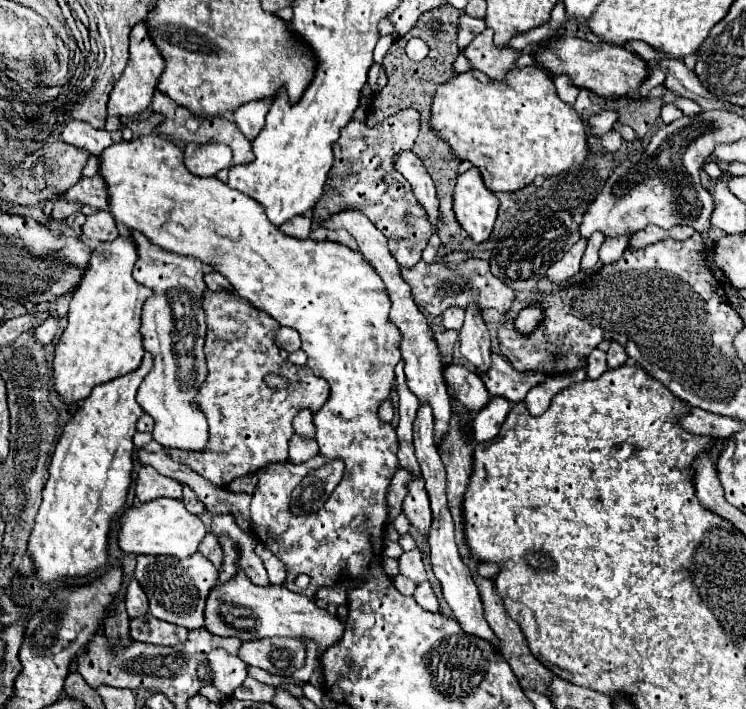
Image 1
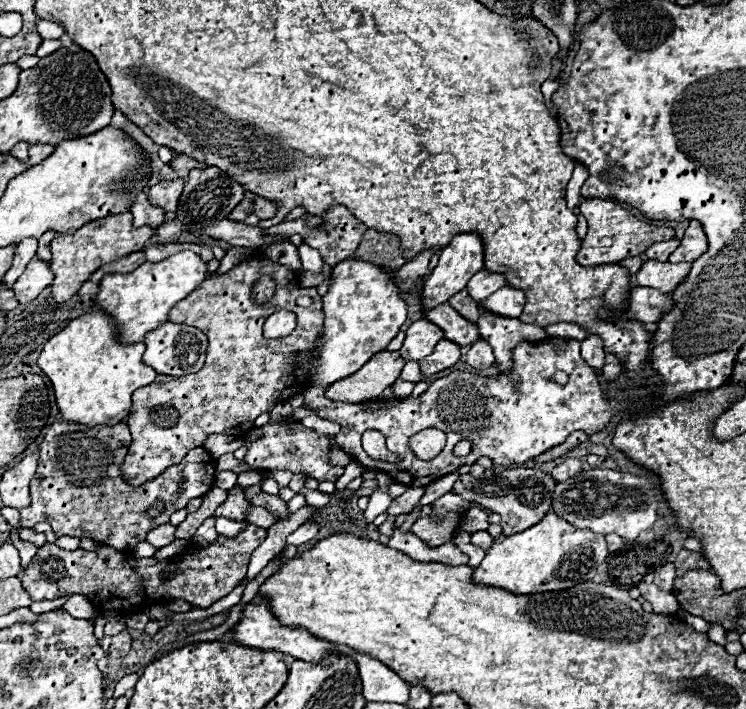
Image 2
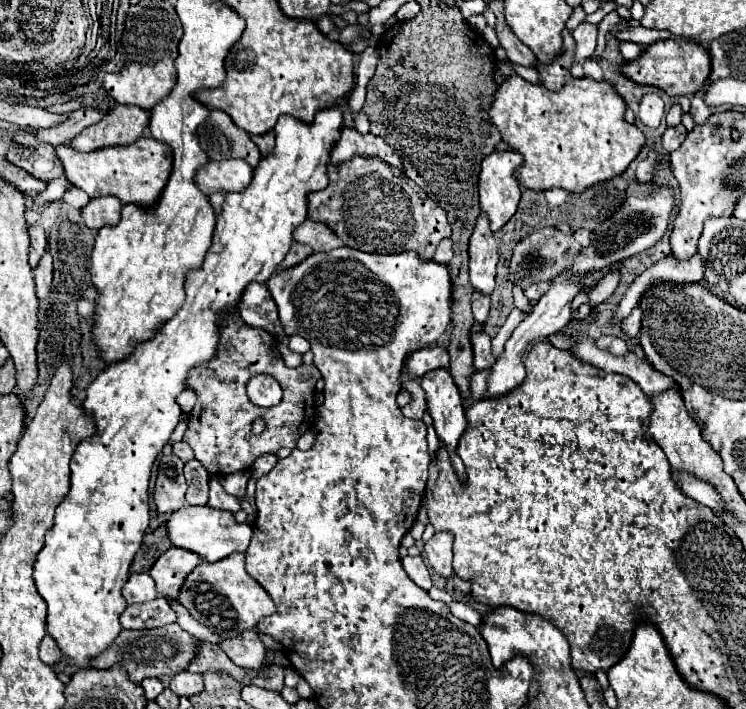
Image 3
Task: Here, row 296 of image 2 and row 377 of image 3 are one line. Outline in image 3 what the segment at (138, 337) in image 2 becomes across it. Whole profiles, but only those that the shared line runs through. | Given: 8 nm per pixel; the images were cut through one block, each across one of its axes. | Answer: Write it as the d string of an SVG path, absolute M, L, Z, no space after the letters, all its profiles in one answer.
M338 106L316 112L312 124L296 120L294 116L278 118L274 126L276 146L254 168L248 188L224 194L222 212L216 216L212 246L208 248L202 266L186 274L186 300L180 310L156 332L154 340L136 346L130 358L108 366L86 388L82 410L84 414L92 414L96 434L82 440L70 460L70 492L56 508L54 526L48 532L46 546L40 550L34 564L34 584L47 606L47 633L56 640L62 656L68 660L58 664L56 670L72 676L76 670L84 668L92 656L98 656L102 648L108 646L122 630L118 618L128 606L122 596L122 588L130 576L128 570L132 558L140 548L150 518L148 480L156 456L162 452L180 420L182 410L176 404L176 396L184 390L184 376L188 376L188 368L208 362L216 354L220 330L216 320L224 318L228 308L236 308L244 288L250 282L266 282L288 254L294 228L306 220L308 194L328 186L328 156L336 140L340 140L342 126L342 112Z

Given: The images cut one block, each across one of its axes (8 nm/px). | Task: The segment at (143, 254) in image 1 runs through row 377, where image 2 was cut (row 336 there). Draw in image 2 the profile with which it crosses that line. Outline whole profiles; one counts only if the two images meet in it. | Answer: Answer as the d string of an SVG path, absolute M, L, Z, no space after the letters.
M168 322L152 332L146 334L144 338L146 344L146 352L144 352L144 364L152 366L158 374L168 374L168 376L186 376L190 372L196 372L202 368L204 360L206 360L206 346L208 340L204 336L204 332L196 330L194 326L186 326L186 324L174 324Z

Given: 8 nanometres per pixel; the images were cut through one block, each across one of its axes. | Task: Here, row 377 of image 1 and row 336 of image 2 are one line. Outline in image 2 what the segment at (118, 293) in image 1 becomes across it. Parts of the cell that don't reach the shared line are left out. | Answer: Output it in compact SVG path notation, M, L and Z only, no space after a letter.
M92 310L68 322L68 326L52 336L40 352L38 366L52 380L56 402L64 420L86 426L122 422L132 408L132 392L152 384L156 370L142 362L144 344L118 342L118 324L104 310Z

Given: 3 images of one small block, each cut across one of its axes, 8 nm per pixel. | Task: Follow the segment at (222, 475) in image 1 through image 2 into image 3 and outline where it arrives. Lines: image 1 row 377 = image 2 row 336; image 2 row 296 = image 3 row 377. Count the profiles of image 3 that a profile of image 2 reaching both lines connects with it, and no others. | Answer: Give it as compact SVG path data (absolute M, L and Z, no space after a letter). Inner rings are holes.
M236 310L220 322L220 340L216 356L188 372L186 388L196 392L196 404L188 418L184 442L194 450L196 460L210 476L246 472L262 454L274 454L278 448L296 448L298 438L314 426L314 386L320 374L314 364L288 368L278 352L276 338L262 330L246 326ZM272 354L278 354L274 358ZM258 374L270 374L282 386L284 398L272 408L260 408L246 396L246 382ZM306 376L306 378L304 378ZM304 378L304 380L302 380ZM262 418L266 428L262 434L252 432L252 422Z

